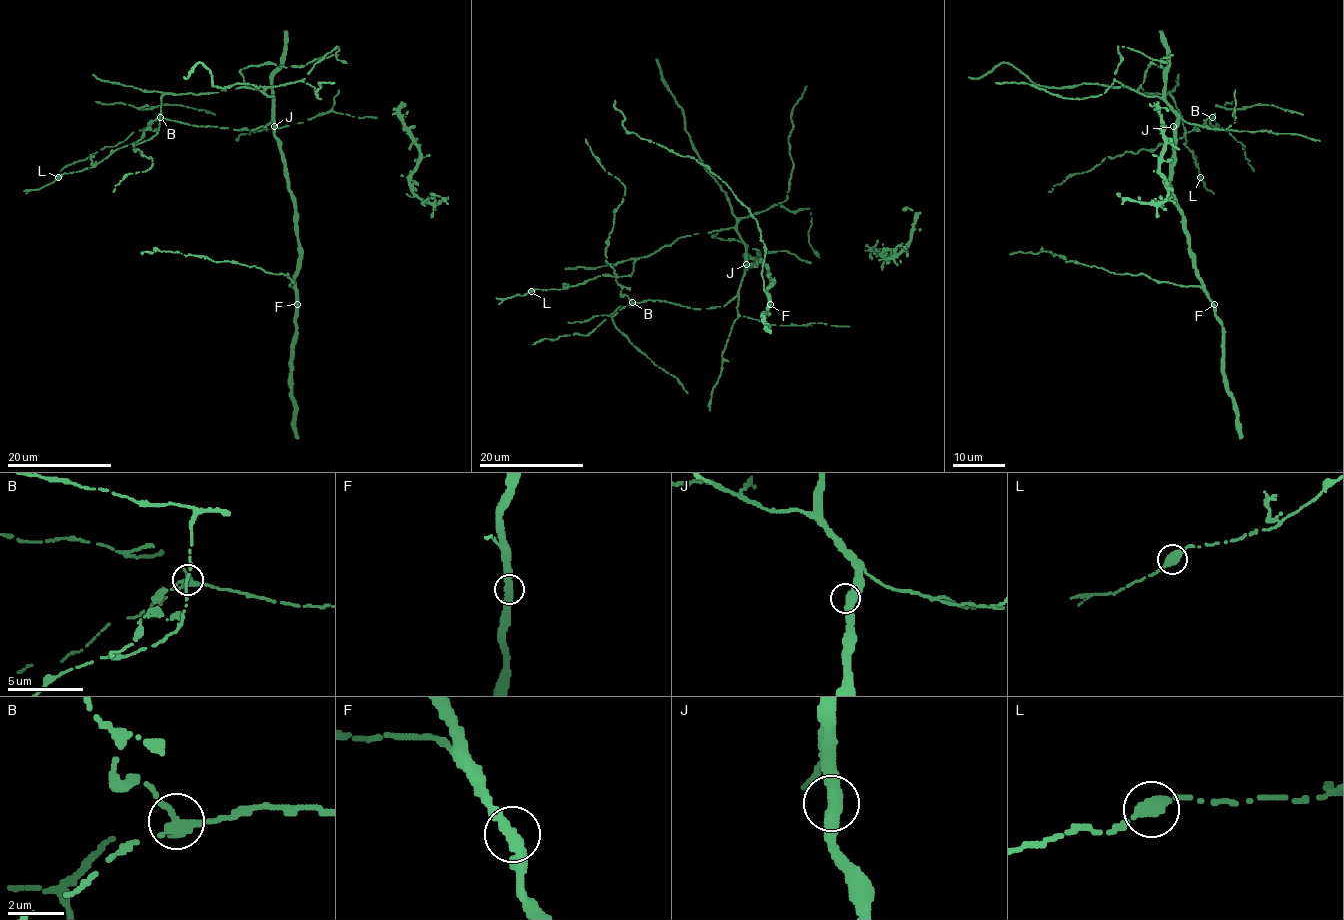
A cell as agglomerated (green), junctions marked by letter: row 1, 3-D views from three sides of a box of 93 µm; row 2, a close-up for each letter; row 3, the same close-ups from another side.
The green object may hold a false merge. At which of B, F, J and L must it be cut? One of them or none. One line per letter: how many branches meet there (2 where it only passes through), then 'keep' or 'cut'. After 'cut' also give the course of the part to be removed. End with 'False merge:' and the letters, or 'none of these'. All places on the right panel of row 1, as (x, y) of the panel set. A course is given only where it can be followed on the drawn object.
B: 2 | cut | (1212, 117), (1180, 138), (1160, 143), (1155, 149), (1108, 156), (1089, 171), (1073, 173), (1048, 192)
F: 2 | keep
J: 2 | keep
L: 2 | keep
False merge: B

